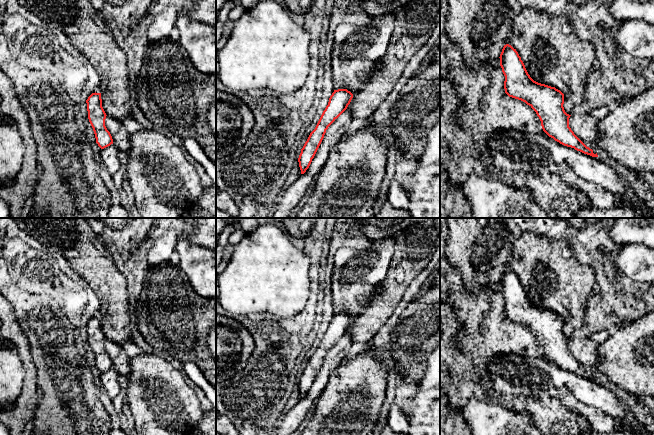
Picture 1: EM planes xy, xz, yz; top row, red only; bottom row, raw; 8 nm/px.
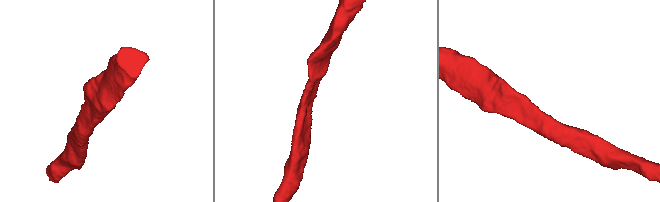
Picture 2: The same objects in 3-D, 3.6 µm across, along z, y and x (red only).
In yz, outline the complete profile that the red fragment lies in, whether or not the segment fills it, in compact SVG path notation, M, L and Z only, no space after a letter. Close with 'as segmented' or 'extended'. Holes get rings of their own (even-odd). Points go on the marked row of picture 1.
M504 45L499 58L505 76L505 93L529 105L536 112L543 131L549 137L564 146L598 157L569 127L571 115L564 110L564 94L555 87L534 81L518 52L511 45Z | as segmented

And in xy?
M92 93L86 103L88 119L93 128L96 143L101 149L104 149L113 144L113 139L105 126L107 115L102 107L101 93Z | as segmented

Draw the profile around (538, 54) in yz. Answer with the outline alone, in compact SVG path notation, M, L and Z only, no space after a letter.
M561 16L554 20L555 34L546 37L534 37L530 31L511 32L508 44L521 57L530 77L541 84L555 87L564 94L564 110L571 115L585 95L587 78L596 62L595 48L581 40L574 32L569 21Z

